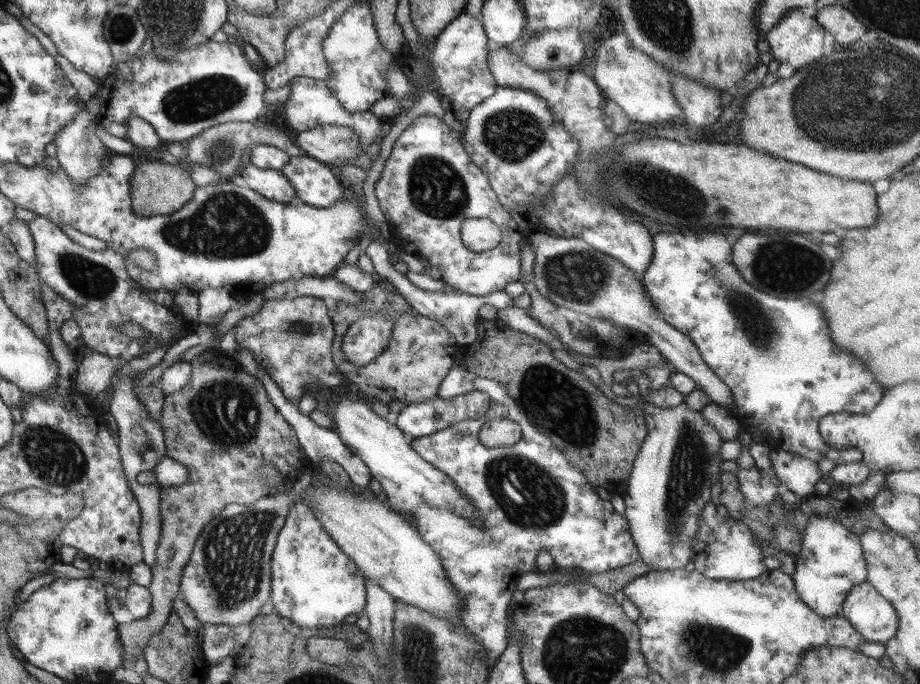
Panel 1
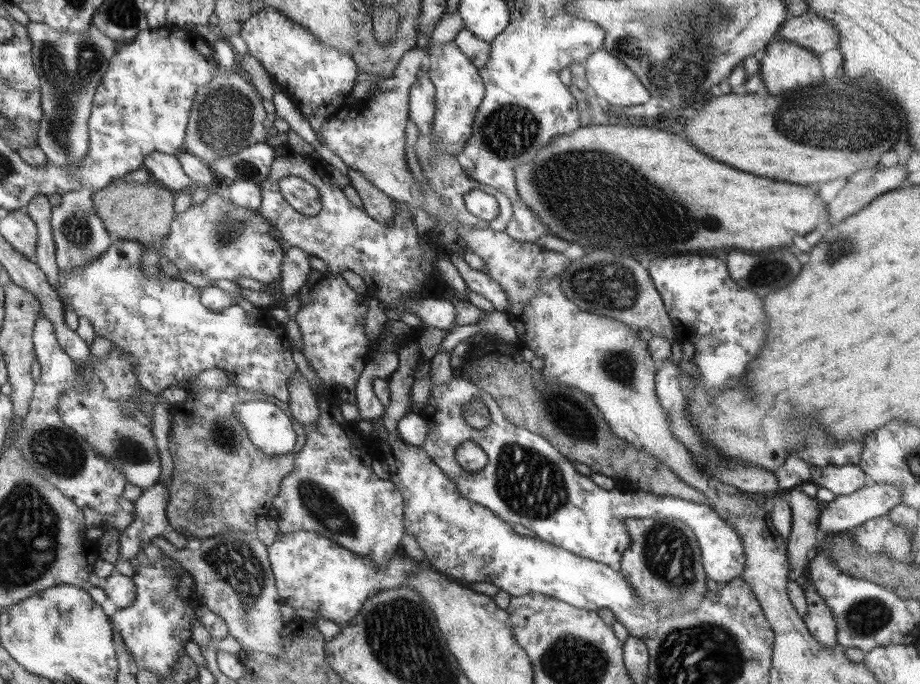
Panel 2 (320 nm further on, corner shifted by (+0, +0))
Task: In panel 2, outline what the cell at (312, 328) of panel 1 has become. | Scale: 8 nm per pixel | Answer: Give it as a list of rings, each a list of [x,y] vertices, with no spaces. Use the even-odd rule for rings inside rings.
[[[114,238],[111,248],[101,256],[91,258],[86,265],[72,269],[70,273],[58,275],[59,286],[54,288],[62,302],[71,304],[79,317],[89,318],[98,337],[112,341],[114,347],[120,347],[133,358],[139,382],[154,394],[160,394],[166,388],[183,387],[186,382],[208,369],[223,370],[231,383],[254,392],[261,397],[275,396],[288,402],[290,390],[288,381],[291,374],[299,371],[292,360],[290,339],[273,313],[272,307],[254,307],[246,311],[241,306],[227,306],[216,312],[202,303],[202,290],[185,281],[170,281],[162,275],[156,278],[144,278],[140,268],[145,248],[136,241],[124,241]]]

